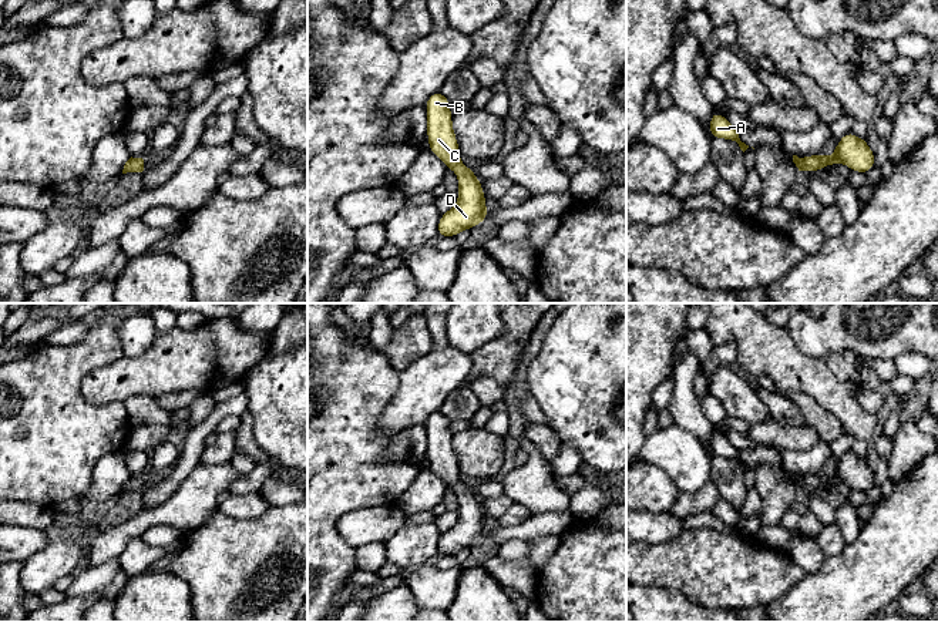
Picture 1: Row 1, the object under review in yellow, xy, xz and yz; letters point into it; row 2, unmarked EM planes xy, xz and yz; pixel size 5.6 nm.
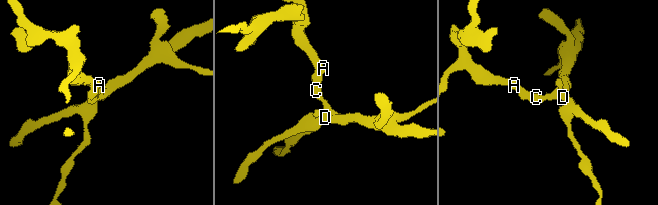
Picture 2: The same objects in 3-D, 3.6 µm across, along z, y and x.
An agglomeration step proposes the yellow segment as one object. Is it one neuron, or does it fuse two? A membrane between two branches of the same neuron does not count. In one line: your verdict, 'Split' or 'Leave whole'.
Leave whole

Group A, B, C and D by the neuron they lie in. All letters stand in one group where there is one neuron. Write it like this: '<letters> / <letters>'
A B C D

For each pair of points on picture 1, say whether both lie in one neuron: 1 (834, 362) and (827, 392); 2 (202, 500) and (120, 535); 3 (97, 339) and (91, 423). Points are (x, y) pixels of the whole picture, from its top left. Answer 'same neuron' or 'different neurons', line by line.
1: different neurons
2: same neuron
3: same neuron

